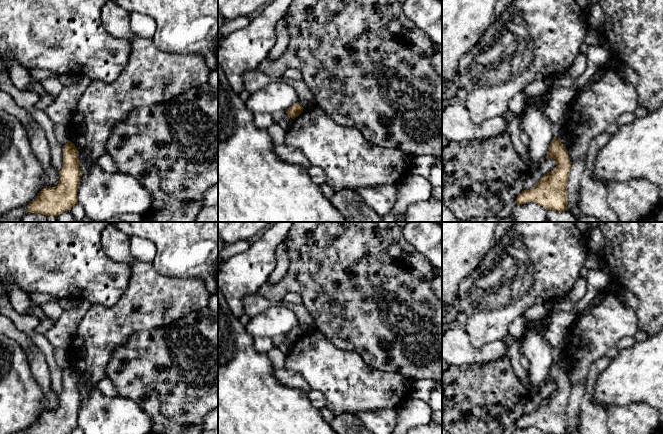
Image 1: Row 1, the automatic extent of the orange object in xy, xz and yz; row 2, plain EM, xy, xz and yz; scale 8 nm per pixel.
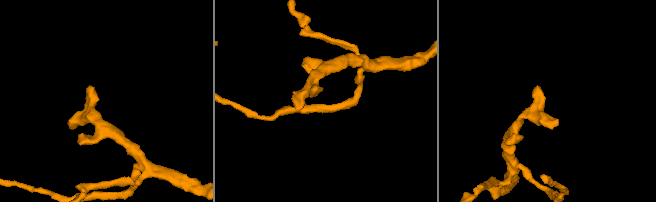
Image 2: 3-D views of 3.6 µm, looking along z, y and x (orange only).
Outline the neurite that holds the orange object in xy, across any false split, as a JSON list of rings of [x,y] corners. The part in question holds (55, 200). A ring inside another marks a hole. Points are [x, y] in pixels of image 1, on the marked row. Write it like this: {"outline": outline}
{"outline": [[[69,140],[63,146],[63,167],[59,172],[59,184],[43,188],[35,201],[0,216],[0,222],[20,222],[29,212],[57,217],[63,212],[70,211],[78,202],[80,177],[78,151]]]}

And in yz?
{"outline": [[[554,137],[546,159],[556,160],[556,168],[545,174],[538,184],[530,190],[523,190],[515,204],[535,202],[547,210],[565,211],[568,205],[567,181],[571,168],[566,147]]]}

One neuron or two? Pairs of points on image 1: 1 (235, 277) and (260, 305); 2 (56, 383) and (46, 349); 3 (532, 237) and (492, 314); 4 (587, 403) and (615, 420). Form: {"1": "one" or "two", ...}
{"1": "two", "2": "one", "3": "one", "4": "two"}

